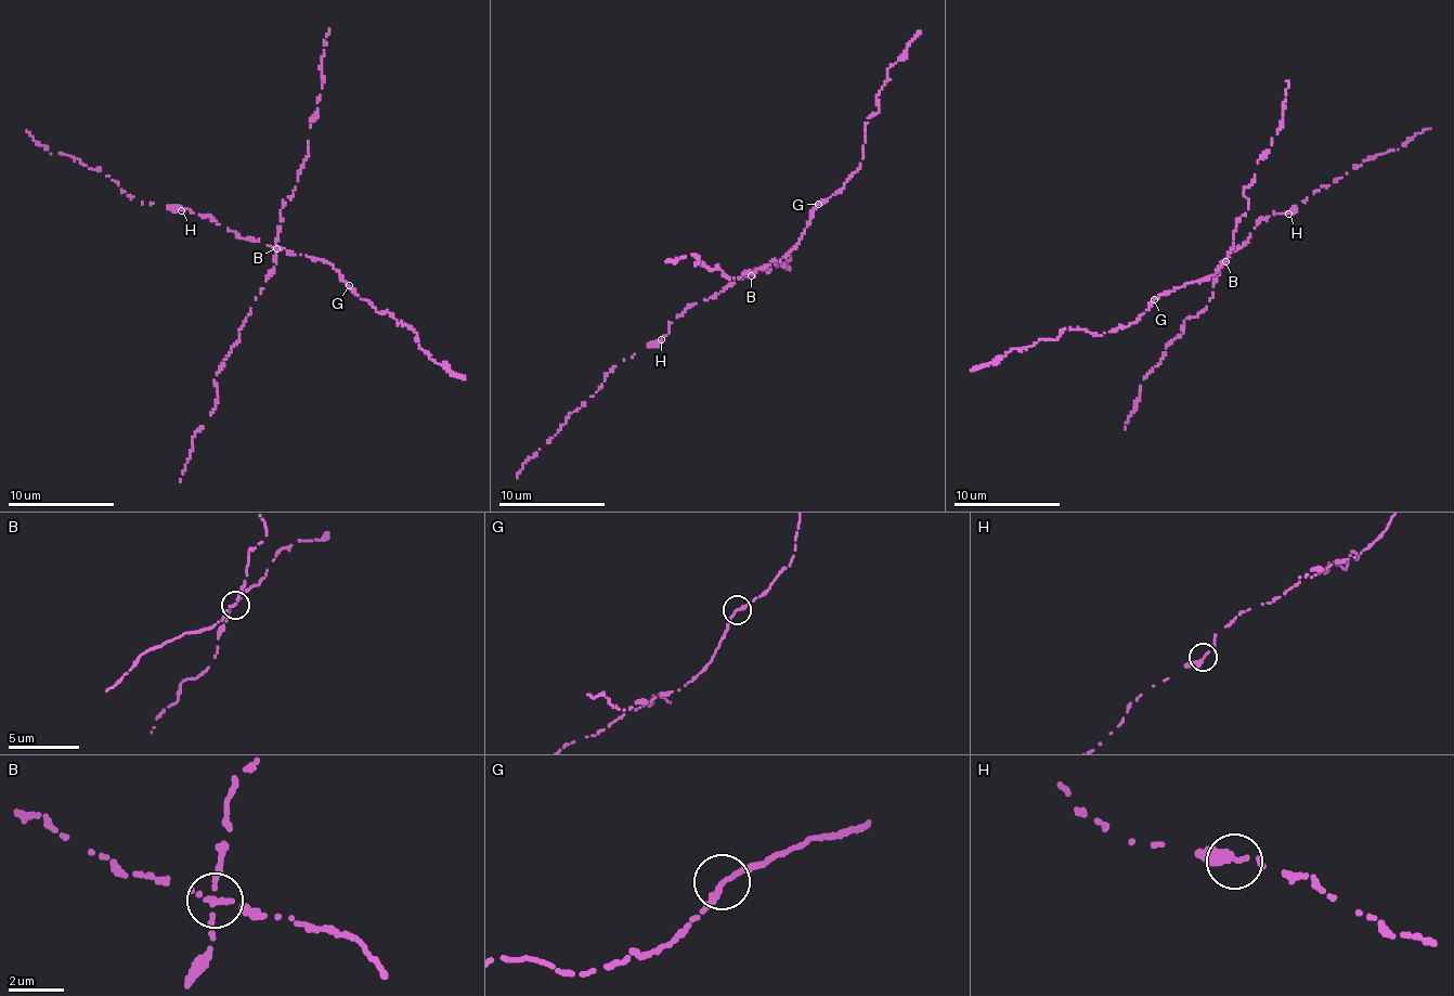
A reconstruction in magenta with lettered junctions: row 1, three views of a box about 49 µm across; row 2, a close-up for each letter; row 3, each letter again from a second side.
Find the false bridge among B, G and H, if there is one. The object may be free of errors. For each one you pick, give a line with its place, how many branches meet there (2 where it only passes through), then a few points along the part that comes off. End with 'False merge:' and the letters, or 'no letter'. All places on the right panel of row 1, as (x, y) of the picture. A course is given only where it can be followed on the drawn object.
B: at (1225, 261); 2 branches meet; foreign part runs (1224, 262), (1206, 309), (1184, 321), (1183, 333), (1166, 346), (1166, 354), (1144, 379), (1125, 429)
False merge: B

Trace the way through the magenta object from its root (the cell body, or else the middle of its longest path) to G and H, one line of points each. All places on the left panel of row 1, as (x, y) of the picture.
G: (273, 246), (326, 261), (349, 285)
H: (273, 246), (239, 237), (208, 217), (186, 208), (181, 210)

